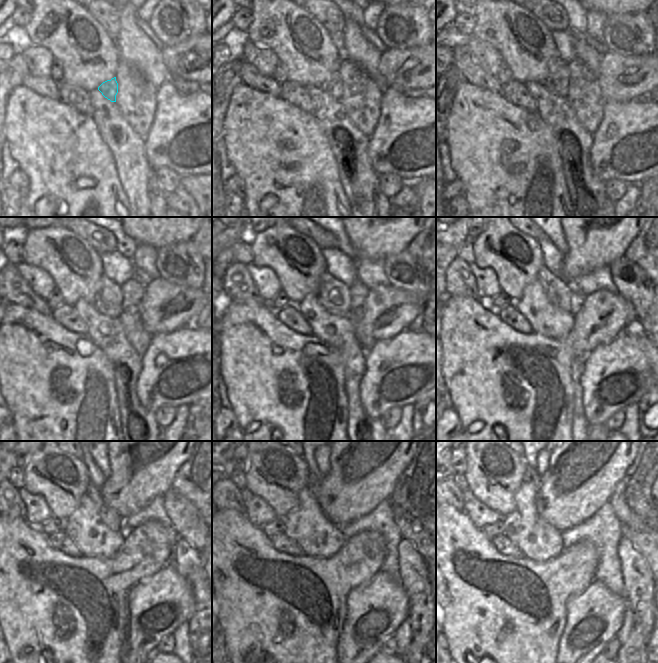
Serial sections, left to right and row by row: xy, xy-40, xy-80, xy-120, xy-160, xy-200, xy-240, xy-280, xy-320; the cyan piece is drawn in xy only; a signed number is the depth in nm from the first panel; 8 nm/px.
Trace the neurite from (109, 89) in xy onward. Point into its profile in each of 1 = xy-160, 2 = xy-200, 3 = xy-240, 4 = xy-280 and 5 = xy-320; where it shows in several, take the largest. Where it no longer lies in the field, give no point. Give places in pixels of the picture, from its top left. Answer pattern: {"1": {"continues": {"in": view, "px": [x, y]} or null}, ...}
{"1": {"continues": {"in": "xy-160", "px": [334, 295]}}, "2": {"continues": {"in": "xy-200", "px": [559, 292]}}, "3": {"continues": {"in": "xy-240", "px": [109, 516]}}, "4": {"continues": {"in": "xy-280", "px": [313, 482]}}, "5": {"continues": {"in": "xy-320", "px": [531, 475]}}}

